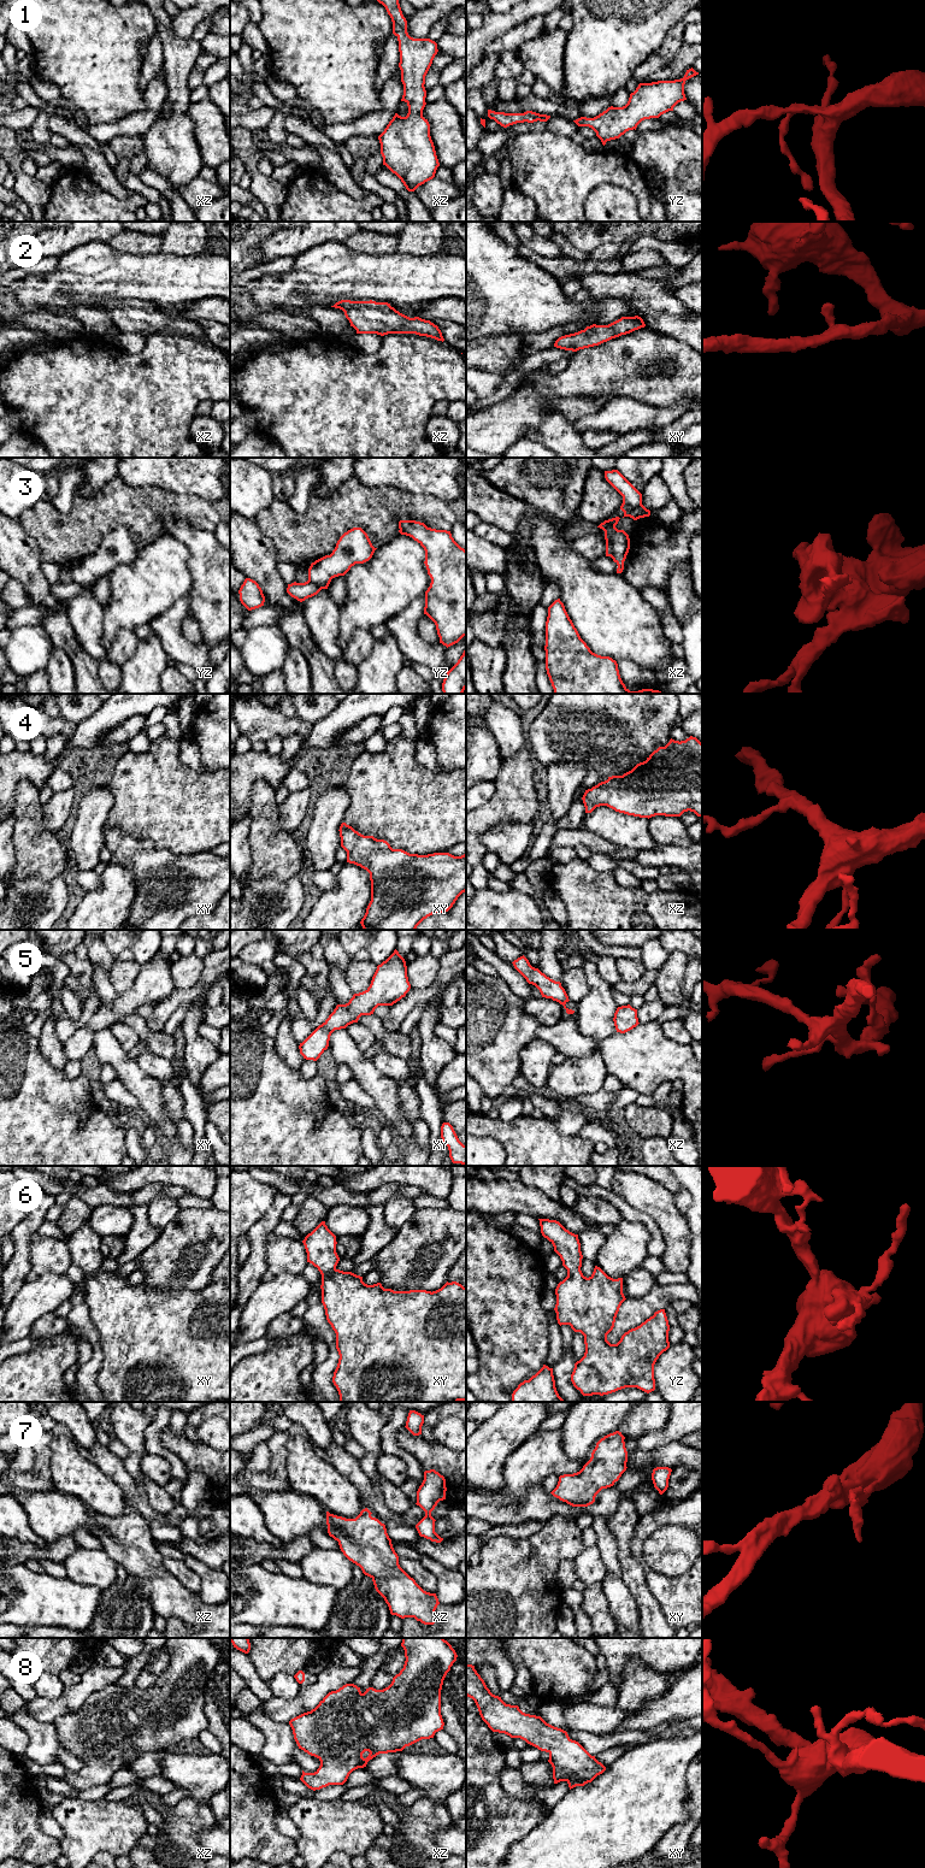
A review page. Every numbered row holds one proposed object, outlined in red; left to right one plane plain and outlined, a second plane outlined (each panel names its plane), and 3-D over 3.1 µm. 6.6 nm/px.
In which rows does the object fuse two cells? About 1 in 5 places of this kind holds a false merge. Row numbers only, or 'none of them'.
3

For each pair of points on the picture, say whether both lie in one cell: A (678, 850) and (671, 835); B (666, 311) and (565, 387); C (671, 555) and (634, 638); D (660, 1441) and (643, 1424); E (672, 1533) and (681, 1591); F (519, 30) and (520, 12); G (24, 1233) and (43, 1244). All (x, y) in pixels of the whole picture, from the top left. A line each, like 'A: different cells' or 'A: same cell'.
A: different cells
B: different cells
C: different cells
D: different cells
E: different cells
F: different cells
G: different cells

